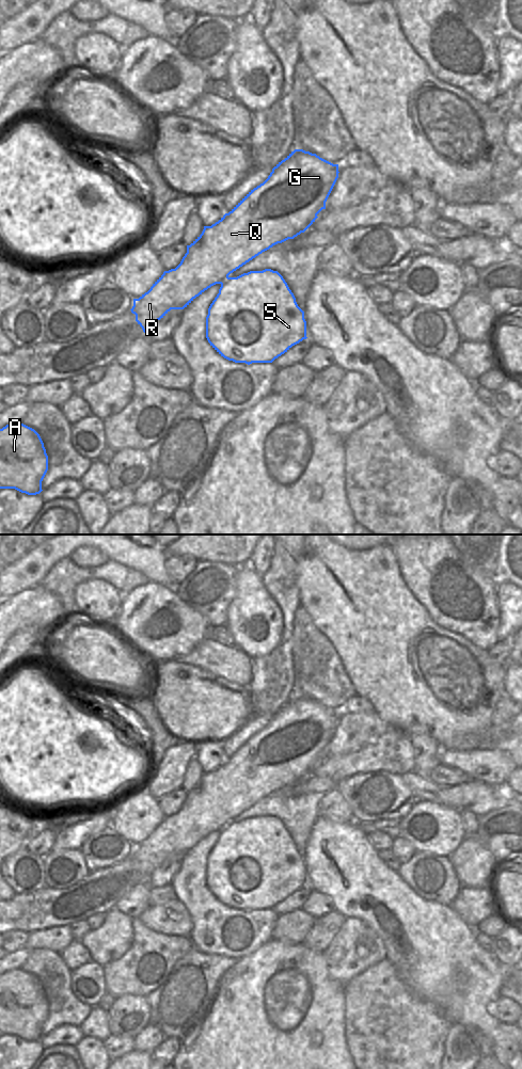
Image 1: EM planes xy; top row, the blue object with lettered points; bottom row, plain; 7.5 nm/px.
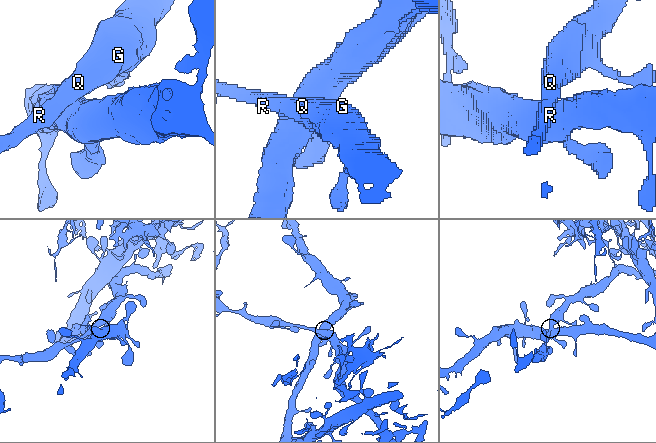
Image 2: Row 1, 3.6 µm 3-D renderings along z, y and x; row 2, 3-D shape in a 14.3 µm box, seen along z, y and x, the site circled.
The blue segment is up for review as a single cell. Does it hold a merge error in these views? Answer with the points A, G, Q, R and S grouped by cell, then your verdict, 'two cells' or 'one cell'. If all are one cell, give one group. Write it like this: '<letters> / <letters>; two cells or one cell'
A G Q R / S; two cells

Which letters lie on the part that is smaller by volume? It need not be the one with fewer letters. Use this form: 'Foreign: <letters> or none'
Foreign: A, G, Q, R

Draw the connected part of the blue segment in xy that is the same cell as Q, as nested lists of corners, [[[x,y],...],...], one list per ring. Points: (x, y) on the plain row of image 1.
[[[303,696],[291,698],[272,715],[263,730],[251,736],[228,760],[211,772],[204,772],[202,780],[187,792],[187,799],[175,815],[164,817],[147,839],[139,845],[133,845],[130,857],[136,861],[136,867],[143,878],[147,879],[171,856],[184,856],[205,836],[225,828],[231,819],[263,798],[304,779],[318,764],[317,761],[326,755],[326,748],[338,724],[338,719],[338,711],[333,711],[316,700]]]

